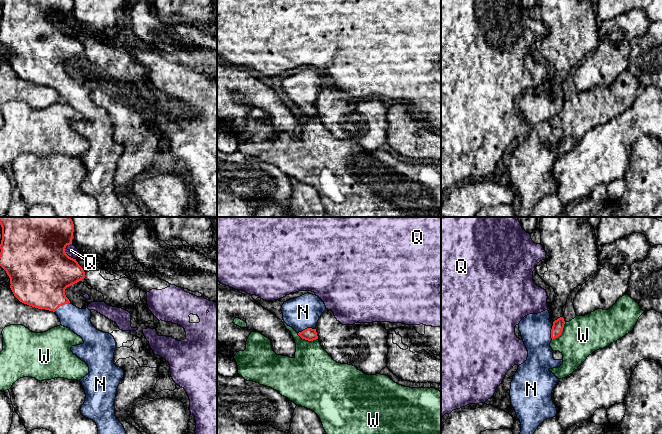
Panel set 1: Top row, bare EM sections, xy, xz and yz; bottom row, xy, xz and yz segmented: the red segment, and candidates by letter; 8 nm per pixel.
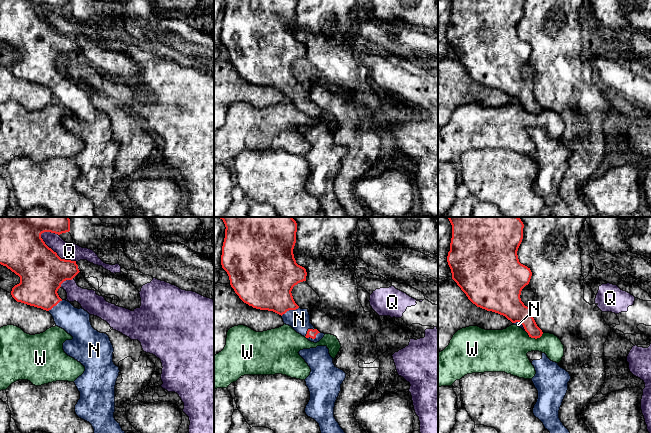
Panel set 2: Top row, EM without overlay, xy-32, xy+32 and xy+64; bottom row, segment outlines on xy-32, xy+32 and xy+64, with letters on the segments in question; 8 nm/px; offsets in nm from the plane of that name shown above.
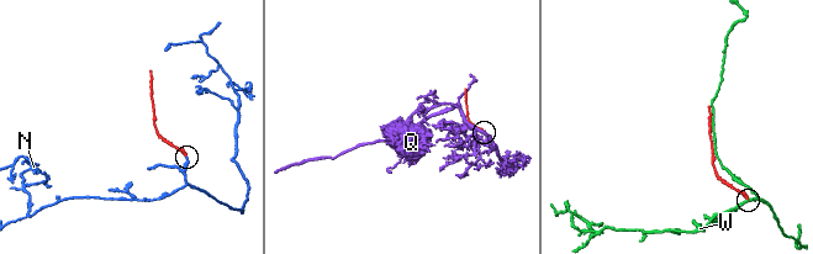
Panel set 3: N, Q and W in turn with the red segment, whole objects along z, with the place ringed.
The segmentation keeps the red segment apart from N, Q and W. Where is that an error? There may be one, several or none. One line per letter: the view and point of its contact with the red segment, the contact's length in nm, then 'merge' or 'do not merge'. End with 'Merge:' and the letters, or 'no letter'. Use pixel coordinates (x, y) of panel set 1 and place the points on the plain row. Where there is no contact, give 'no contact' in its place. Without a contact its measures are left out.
N: meets red in xz at (307, 104); contact 140 nm long; merge
Q: meets red in xy at (65, 29); contact 140 nm long; do not merge
W: meets red in xz at (307, 115); contact 180 nm long; do not merge
Merge: N

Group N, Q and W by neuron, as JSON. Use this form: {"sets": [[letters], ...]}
{"sets": [["N"], ["Q"], ["W"]]}

